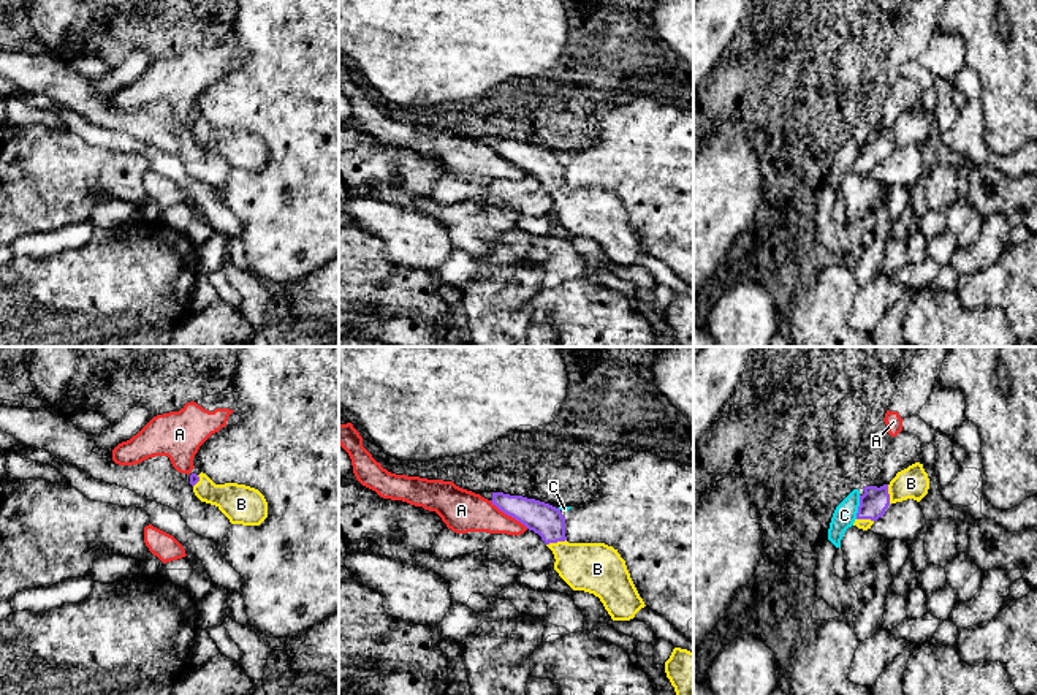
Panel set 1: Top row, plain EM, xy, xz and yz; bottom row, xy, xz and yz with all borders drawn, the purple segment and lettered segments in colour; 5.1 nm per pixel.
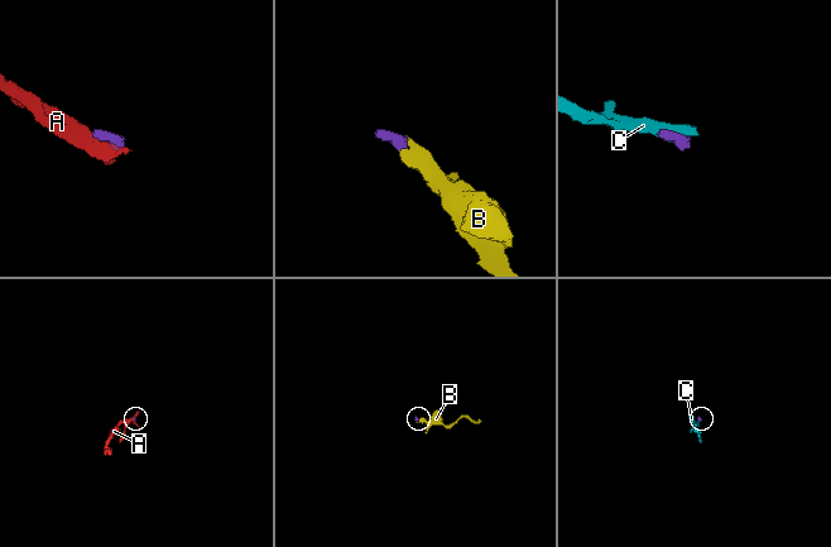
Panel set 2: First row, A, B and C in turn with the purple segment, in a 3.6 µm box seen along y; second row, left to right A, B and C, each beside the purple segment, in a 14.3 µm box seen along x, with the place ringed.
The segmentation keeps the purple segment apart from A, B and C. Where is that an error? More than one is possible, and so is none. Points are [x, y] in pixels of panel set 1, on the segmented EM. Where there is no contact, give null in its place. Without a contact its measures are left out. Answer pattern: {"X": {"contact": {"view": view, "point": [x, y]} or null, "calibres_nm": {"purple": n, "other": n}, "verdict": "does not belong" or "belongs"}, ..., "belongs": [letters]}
{"A": {"contact": {"view": "xz", "point": [509, 515]}, "calibres_nm": {"purple": 160, "other": 220}, "verdict": "does not belong"}, "B": {"contact": {"view": "xz", "point": [556, 542]}, "calibres_nm": {"purple": 160, "other": 260}, "verdict": "belongs"}, "C": {"contact": {"view": "yz", "point": [858, 507]}, "calibres_nm": {"purple": 140, "other": 120}, "verdict": "does not belong"}, "belongs": ["B"]}

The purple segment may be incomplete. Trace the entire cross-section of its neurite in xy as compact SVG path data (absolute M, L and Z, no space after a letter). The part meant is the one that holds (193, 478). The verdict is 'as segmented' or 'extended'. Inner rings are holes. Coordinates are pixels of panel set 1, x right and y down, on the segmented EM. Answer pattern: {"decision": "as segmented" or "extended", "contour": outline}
{"decision": "extended", "contour": "M203 472L192 473L190 484L201 502L215 505L231 524L260 526L268 518L268 502L255 488L237 483L215 484Z"}

